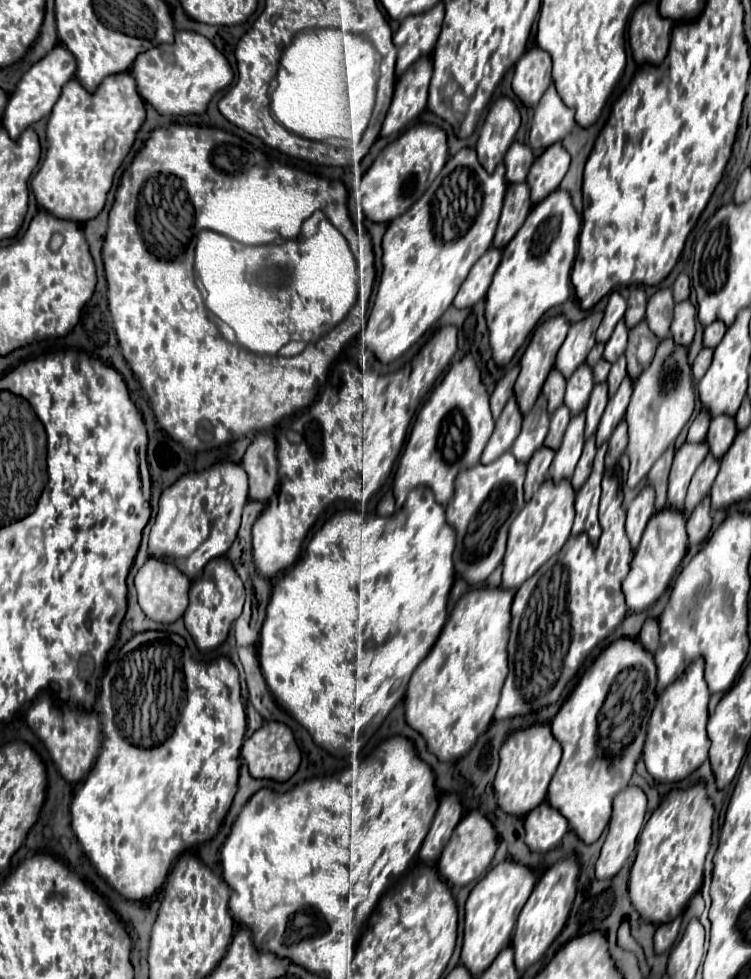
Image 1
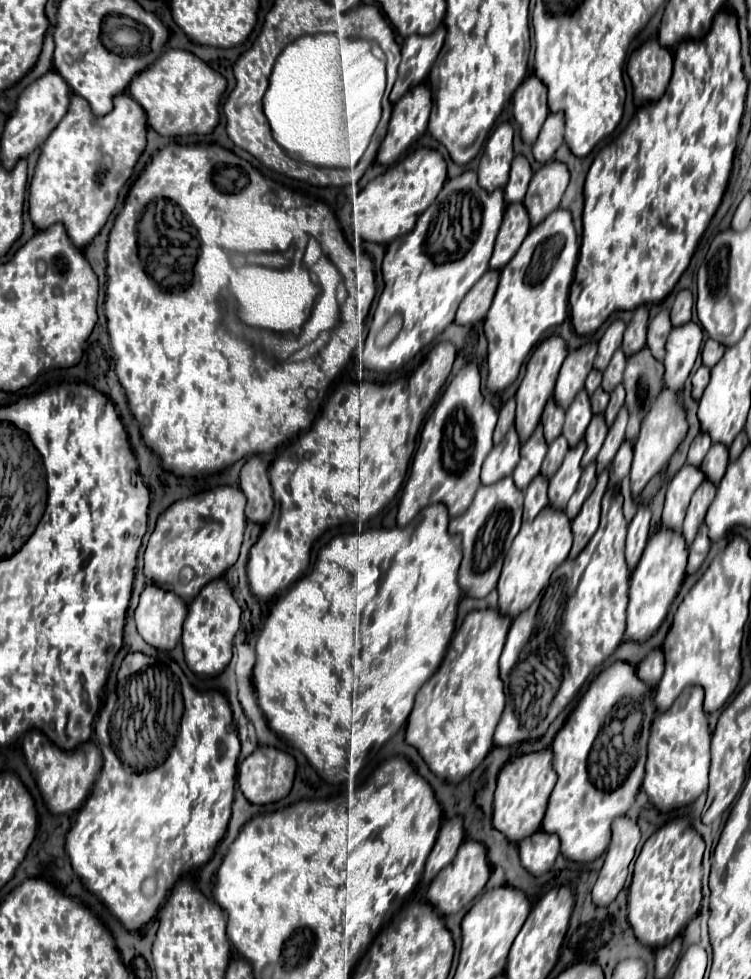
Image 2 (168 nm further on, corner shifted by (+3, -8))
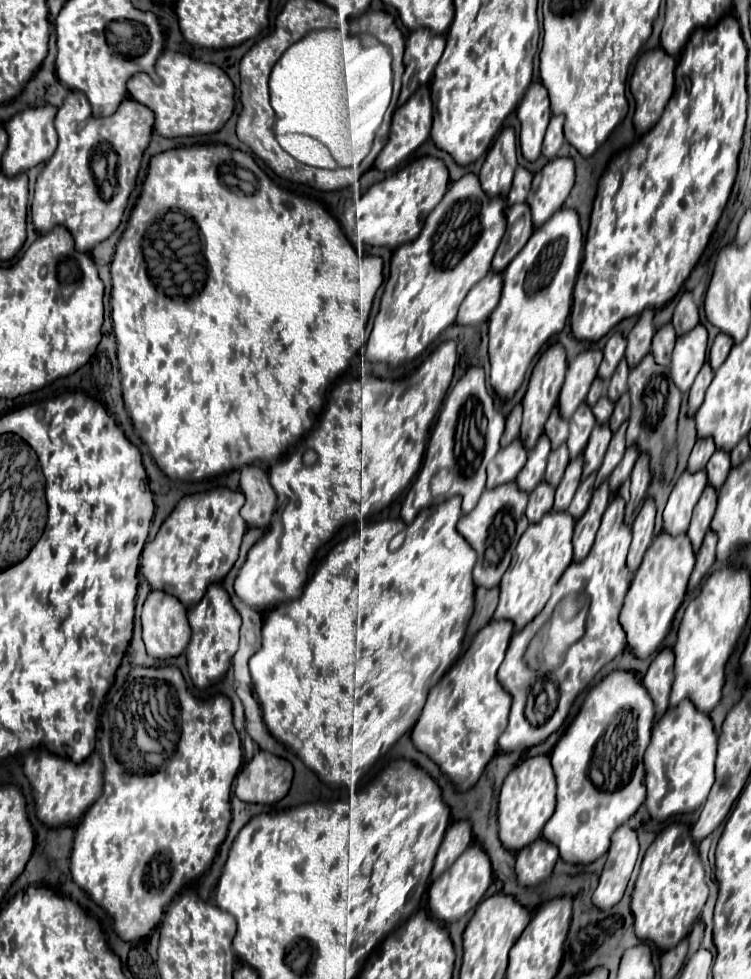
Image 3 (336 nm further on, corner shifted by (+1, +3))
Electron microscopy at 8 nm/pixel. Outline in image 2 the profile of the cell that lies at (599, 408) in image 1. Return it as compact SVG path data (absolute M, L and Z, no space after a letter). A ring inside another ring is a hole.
M593 415L587 431L585 431L585 443L587 443L587 451L583 455L583 467L591 461L595 461L603 441L605 441L605 435L607 435L607 423L605 423L605 417L603 415Z

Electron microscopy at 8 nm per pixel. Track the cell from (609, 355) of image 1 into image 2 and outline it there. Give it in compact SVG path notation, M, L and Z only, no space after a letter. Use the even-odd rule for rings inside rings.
M615 351L615 355L611 357L611 363L607 365L607 371L603 371L603 383L601 387L609 393L615 389L615 385L621 383L623 379L623 369L625 369L625 355L623 351Z

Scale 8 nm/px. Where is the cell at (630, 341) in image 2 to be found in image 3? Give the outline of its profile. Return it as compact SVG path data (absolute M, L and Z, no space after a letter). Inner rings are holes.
M647 308L647 310L639 316L639 322L635 324L635 328L633 328L633 330L629 332L629 336L627 336L625 360L627 360L629 368L635 368L635 366L649 354L653 334L655 334L655 328L653 328L653 310Z

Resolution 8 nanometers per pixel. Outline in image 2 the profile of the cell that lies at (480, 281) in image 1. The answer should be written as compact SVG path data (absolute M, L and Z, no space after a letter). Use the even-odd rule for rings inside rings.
M489 269L487 275L483 275L483 279L479 279L479 283L475 283L475 287L471 287L471 291L463 297L463 303L459 305L455 323L469 325L479 319L485 319L485 315L491 307L497 283L499 283L499 271Z

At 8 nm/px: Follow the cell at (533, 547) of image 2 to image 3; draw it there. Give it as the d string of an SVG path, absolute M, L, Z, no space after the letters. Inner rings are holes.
M549 512L541 522L531 524L525 530L515 550L515 562L501 580L501 598L493 616L495 620L511 620L515 624L515 632L519 632L545 608L553 586L573 562L573 526L575 520L569 512Z

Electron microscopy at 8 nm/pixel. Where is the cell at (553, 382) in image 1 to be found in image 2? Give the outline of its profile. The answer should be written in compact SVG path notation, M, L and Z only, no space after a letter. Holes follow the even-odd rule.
M549 399L547 405L545 405L545 411L543 411L543 417L541 417L541 423L545 427L545 439L547 439L547 443L551 443L551 439L555 439L561 433L563 419L565 419L563 407L559 407L555 403L555 399Z

